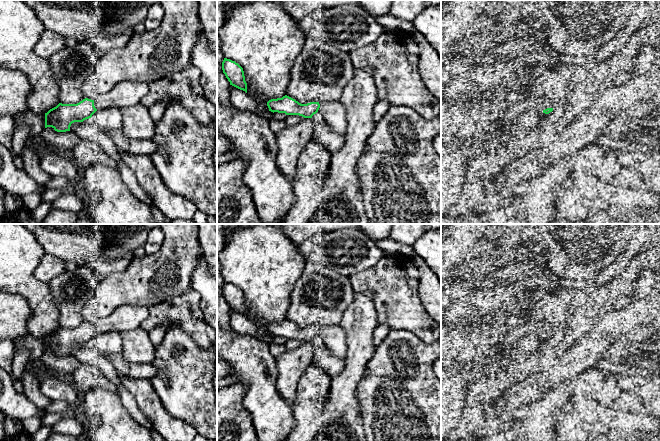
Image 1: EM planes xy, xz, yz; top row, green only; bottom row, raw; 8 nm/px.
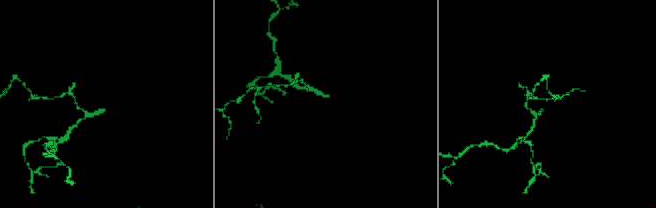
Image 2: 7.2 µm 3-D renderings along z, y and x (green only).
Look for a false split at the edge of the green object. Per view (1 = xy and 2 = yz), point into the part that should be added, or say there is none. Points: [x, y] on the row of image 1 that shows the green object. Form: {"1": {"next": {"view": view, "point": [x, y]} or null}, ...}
{"1": {"next": null}, "2": {"next": null}}

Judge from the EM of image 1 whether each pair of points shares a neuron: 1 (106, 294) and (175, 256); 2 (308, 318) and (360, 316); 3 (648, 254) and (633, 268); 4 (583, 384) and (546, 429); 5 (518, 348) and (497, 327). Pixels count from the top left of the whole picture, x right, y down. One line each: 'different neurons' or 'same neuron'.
1: same neuron
2: different neurons
3: different neurons
4: same neuron
5: same neuron

